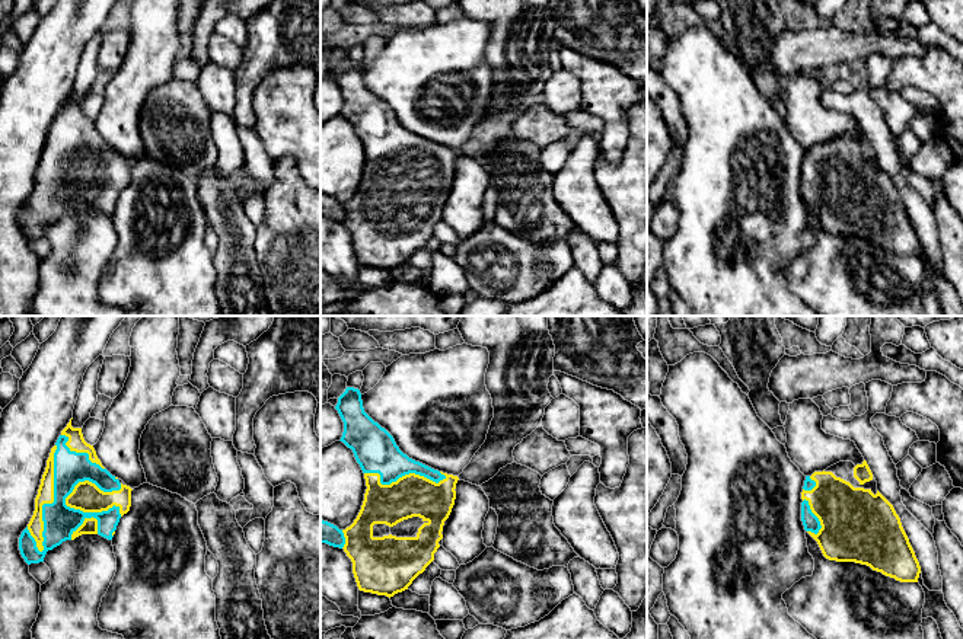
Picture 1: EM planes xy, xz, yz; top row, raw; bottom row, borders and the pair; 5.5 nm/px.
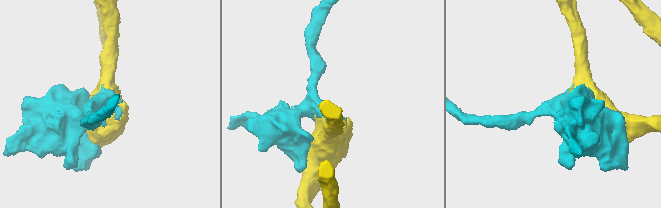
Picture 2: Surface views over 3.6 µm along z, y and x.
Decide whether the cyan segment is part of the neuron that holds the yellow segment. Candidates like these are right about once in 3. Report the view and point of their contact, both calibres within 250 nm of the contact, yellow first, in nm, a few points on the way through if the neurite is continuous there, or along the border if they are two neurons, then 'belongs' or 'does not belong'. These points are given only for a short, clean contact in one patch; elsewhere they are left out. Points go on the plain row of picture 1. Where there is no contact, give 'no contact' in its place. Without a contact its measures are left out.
meets yellow in xy at (53, 175); 100 nm thick on the yellow side, 190 nm on the other; belongs

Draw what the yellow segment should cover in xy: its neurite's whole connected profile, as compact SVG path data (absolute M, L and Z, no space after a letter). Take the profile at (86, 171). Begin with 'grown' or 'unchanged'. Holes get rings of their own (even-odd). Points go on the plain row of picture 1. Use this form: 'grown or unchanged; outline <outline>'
grown; outline M70 93L51 122L34 189L19 211L22 231L28 239L44 236L48 224L82 208L112 214L119 192L130 185L131 164L102 140L93 119L84 115L82 102L73 102Z

